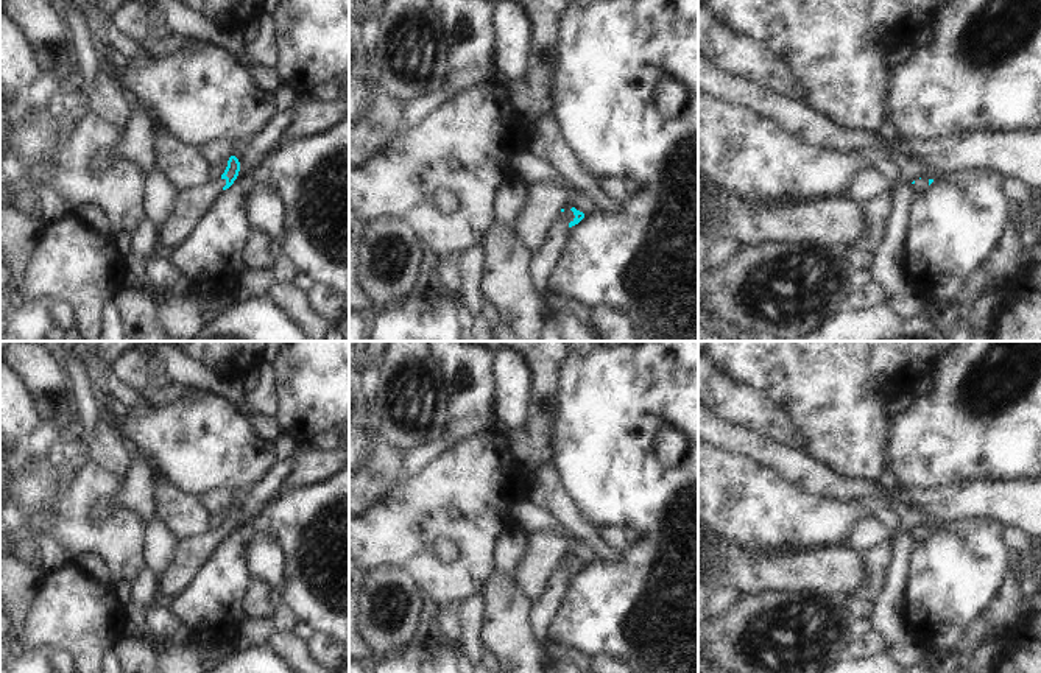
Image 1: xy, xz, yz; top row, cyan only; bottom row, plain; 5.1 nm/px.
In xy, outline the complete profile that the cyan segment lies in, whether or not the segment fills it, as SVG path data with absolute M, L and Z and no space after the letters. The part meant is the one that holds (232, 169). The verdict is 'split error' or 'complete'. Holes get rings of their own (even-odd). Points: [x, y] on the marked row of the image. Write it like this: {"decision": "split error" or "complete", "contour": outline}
{"decision": "split error", "contour": "M231 156L220 179L178 193L171 213L159 227L161 254L167 254L187 240L221 192L234 184L238 171L240 162L235 156Z"}

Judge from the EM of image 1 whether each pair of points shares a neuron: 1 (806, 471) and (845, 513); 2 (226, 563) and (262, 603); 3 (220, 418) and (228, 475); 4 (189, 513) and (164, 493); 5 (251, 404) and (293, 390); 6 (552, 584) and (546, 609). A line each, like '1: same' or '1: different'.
1: different
2: different
3: same
4: same
5: different
6: same

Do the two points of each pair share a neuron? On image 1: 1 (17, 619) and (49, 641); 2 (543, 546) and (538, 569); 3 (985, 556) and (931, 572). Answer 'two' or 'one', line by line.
1: two
2: one
3: one

